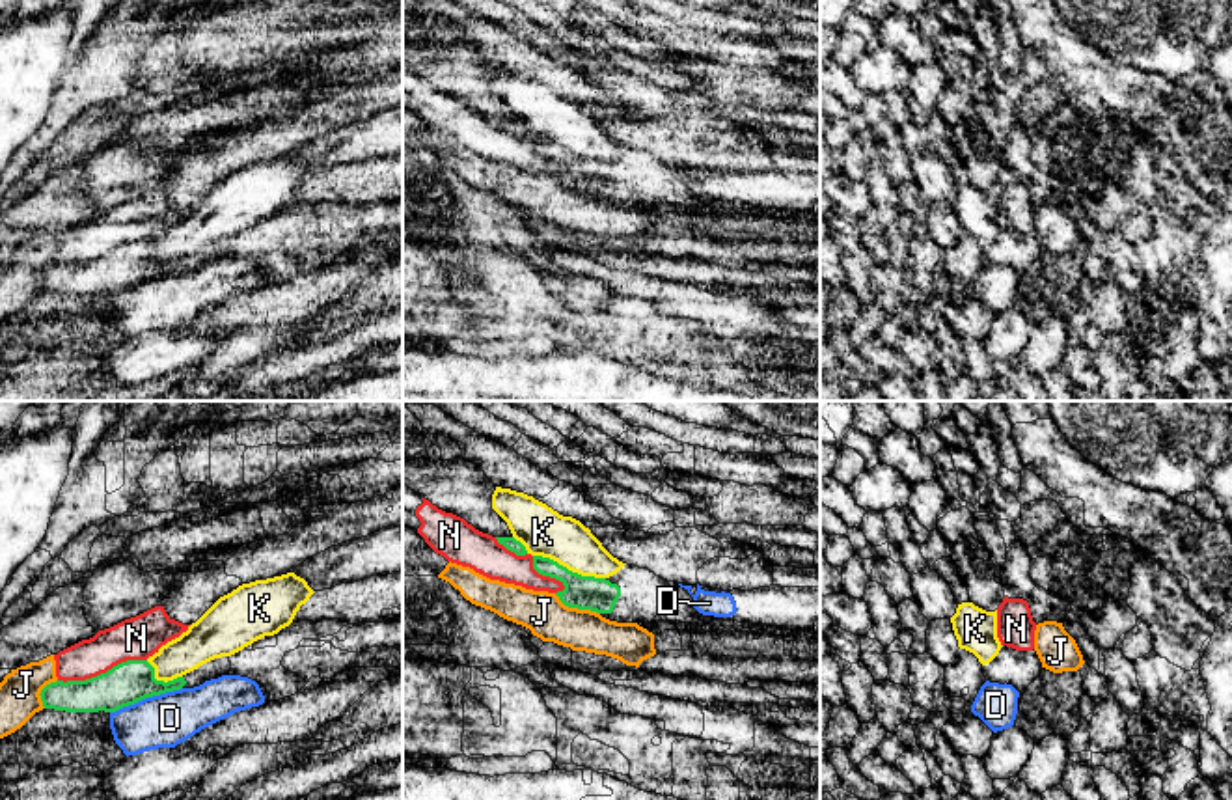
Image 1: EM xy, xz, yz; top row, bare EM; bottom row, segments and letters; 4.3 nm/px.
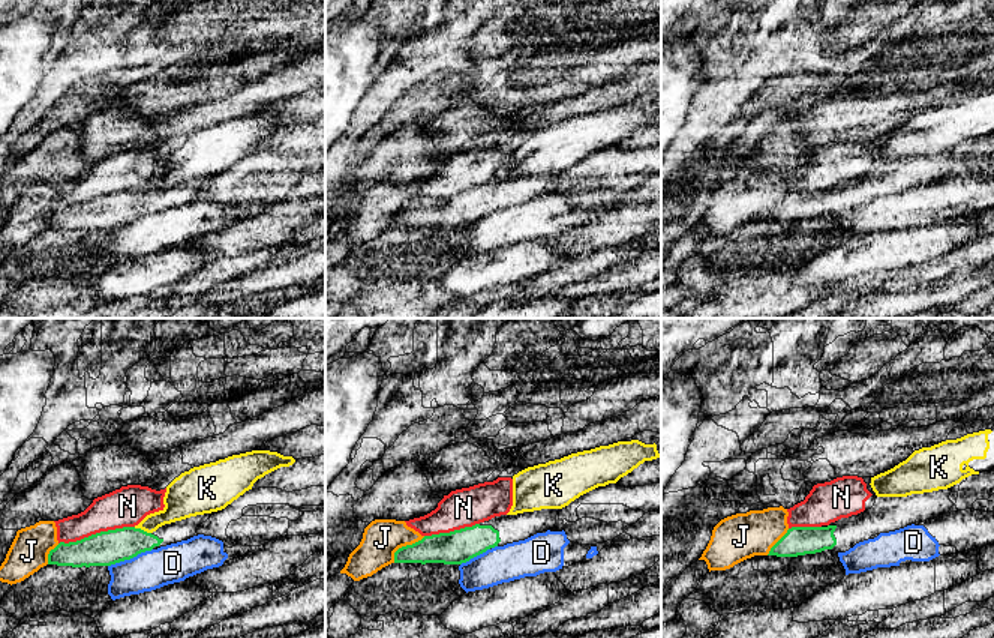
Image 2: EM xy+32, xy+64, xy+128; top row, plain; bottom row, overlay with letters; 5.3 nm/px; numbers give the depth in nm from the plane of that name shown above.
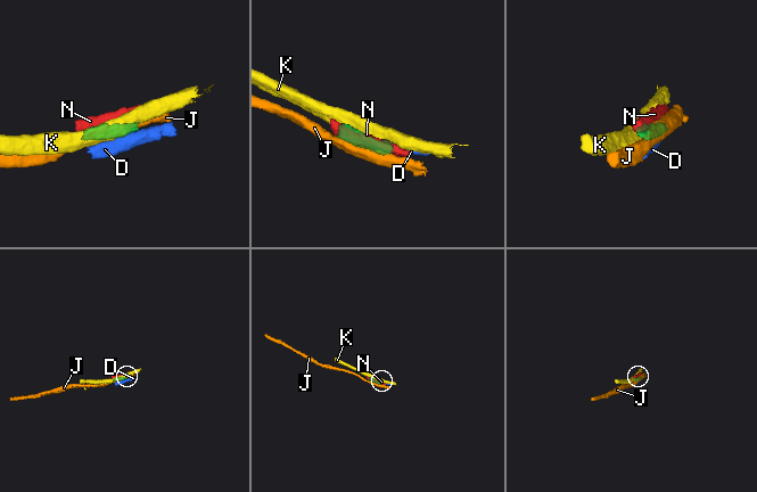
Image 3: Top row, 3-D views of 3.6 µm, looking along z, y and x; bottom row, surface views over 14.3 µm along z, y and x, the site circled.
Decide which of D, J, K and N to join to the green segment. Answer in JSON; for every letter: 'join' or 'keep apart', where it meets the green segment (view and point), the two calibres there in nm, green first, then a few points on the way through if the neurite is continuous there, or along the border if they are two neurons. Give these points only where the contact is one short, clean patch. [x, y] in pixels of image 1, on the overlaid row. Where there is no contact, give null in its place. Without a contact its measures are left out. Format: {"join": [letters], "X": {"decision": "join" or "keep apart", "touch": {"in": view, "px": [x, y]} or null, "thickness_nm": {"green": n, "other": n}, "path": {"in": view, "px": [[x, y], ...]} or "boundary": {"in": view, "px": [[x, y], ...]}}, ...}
{"join": [], "D": {"decision": "keep apart", "touch": {"in": "xy", "px": [146, 696]}, "thickness_nm": {"green": 190, "other": 220}, "boundary": {"in": "xy", "px": [[181, 687], [146, 696], [110, 713]]}}, "J": {"decision": "keep apart", "touch": {"in": "xz", "px": [576, 606]}, "thickness_nm": {"green": 150, "other": 180}}, "K": {"decision": "keep apart", "touch": {"in": "xz", "px": [567, 569]}, "thickness_nm": {"green": 150, "other": 200}}, "N": {"decision": "keep apart", "touch": {"in": "xy", "px": [101, 674]}, "thickness_nm": {"green": 190, "other": 190}}}

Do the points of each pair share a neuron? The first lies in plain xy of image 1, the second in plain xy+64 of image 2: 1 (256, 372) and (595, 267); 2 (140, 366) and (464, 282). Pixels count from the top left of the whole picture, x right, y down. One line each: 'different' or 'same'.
1: different
2: same

